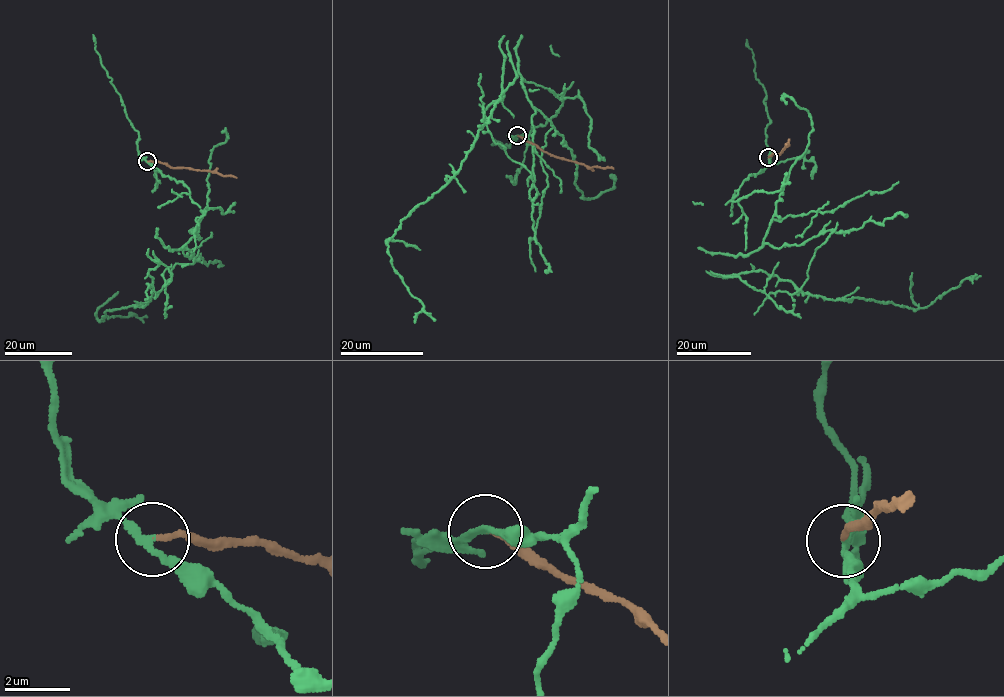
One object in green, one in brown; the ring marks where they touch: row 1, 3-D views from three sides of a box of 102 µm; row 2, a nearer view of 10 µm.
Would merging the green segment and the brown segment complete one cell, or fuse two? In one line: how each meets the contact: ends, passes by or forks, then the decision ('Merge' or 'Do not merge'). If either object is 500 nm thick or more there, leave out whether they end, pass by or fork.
At the ring green passes by. At the ring brown ends. Do not merge

